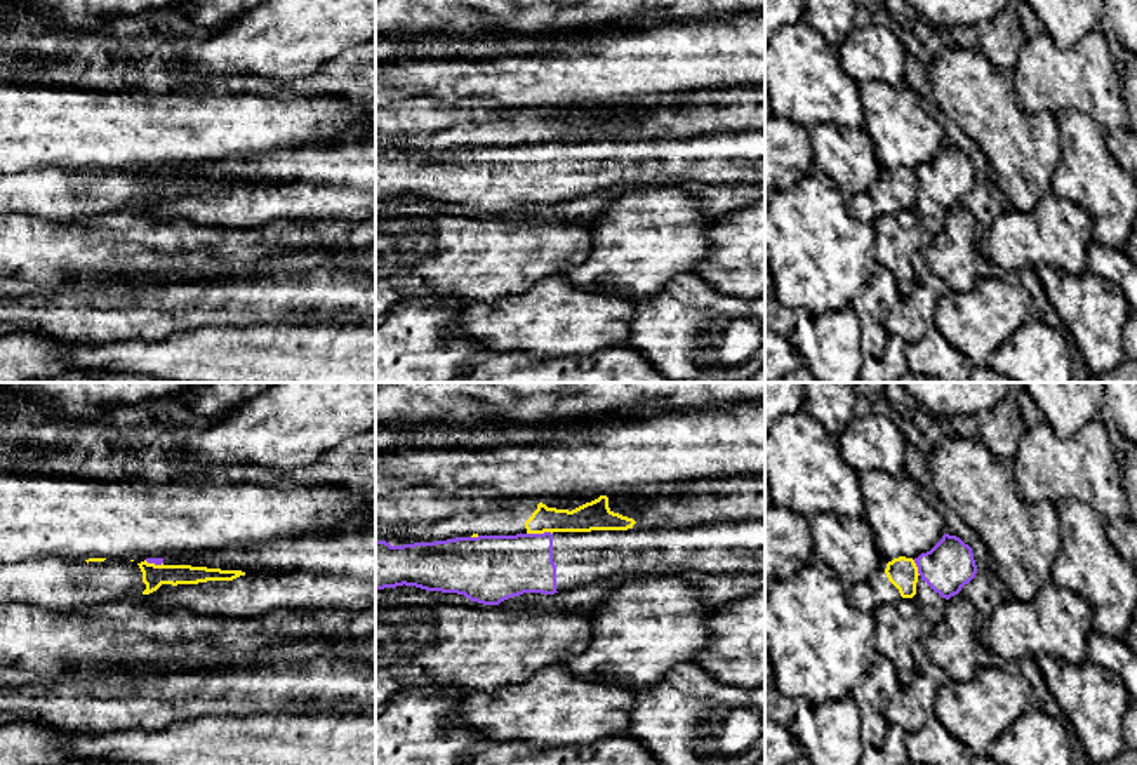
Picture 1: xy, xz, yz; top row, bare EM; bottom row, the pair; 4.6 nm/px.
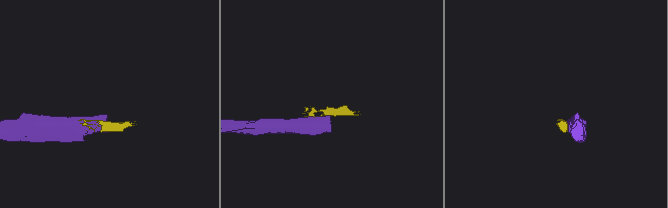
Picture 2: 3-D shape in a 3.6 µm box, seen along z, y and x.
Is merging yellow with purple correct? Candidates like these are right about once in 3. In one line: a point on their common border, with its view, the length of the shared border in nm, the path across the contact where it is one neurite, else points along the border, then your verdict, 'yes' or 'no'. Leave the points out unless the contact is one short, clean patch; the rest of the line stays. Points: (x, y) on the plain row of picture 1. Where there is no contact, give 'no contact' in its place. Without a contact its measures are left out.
contact xz (539, 143); length 120 nm; border xz (551, 143), (527, 145); no

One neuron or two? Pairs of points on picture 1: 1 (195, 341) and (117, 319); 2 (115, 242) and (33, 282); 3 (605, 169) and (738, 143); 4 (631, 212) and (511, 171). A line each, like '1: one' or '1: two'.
1: two
2: one
3: one
4: two

